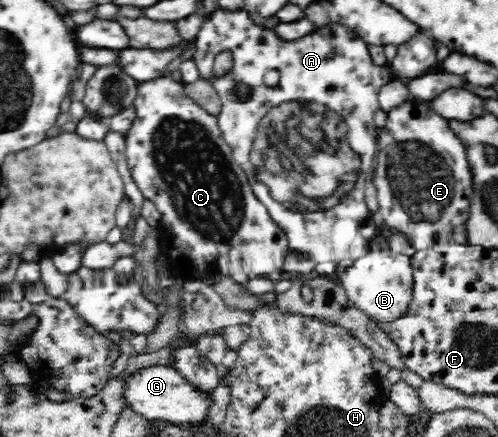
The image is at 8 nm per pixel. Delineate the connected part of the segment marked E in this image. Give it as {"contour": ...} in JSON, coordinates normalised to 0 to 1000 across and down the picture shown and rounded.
{"contour":[[[821,229],[783,252],[771,291],[761,297],[765,302],[757,311],[757,325],[765,348],[757,352],[761,375],[749,421],[761,462],[759,485],[771,499],[771,510],[815,540],[821,577],[865,568],[878,554],[938,558],[934,508],[942,503],[954,416],[934,332],[910,302],[902,277],[861,247],[861,233]]]}

